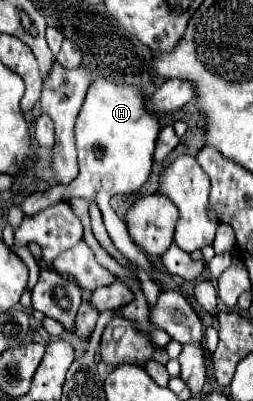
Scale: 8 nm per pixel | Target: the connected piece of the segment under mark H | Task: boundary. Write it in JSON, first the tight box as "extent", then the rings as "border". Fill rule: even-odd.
{"extent":[58,78,162,290],"border":[[[96,78],[88,94],[84,98],[82,110],[76,118],[74,138],[76,138],[76,154],[78,154],[78,176],[70,188],[58,186],[62,198],[86,198],[88,202],[96,202],[102,210],[106,230],[114,242],[114,246],[140,270],[144,270],[150,280],[162,290],[162,282],[156,278],[156,266],[146,258],[146,254],[130,240],[126,224],[118,218],[114,210],[110,210],[110,198],[116,194],[132,194],[138,190],[152,168],[154,160],[154,142],[158,138],[158,114],[146,112],[146,100],[136,86],[114,84],[104,78]]]}

